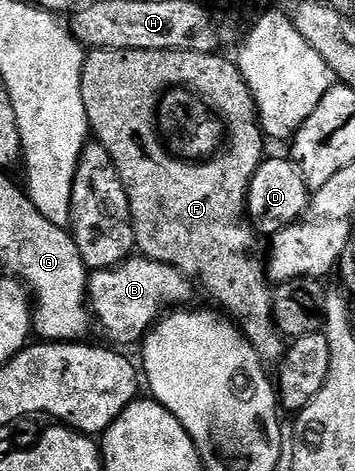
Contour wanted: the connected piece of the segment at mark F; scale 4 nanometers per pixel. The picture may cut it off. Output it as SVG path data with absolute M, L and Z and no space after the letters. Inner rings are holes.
M90 50L86 54L81 74L83 109L89 118L92 138L101 143L107 153L111 153L111 161L115 161L119 181L123 181L123 189L127 189L127 201L131 205L131 221L137 242L136 250L144 258L179 269L190 280L196 281L199 287L201 282L202 289L218 303L216 306L232 316L262 363L277 365L286 353L287 339L273 321L275 291L267 278L267 267L262 256L260 259L253 252L259 235L247 214L249 186L259 165L266 158L267 139L259 122L257 103L249 92L243 73L232 58L224 59L223 56L221 53L208 55L194 51ZM170 89L205 91L209 98L208 106L219 113L227 128L229 151L222 150L208 159L190 161L169 150L162 136L161 139L157 136L157 118L159 104L165 92Z

